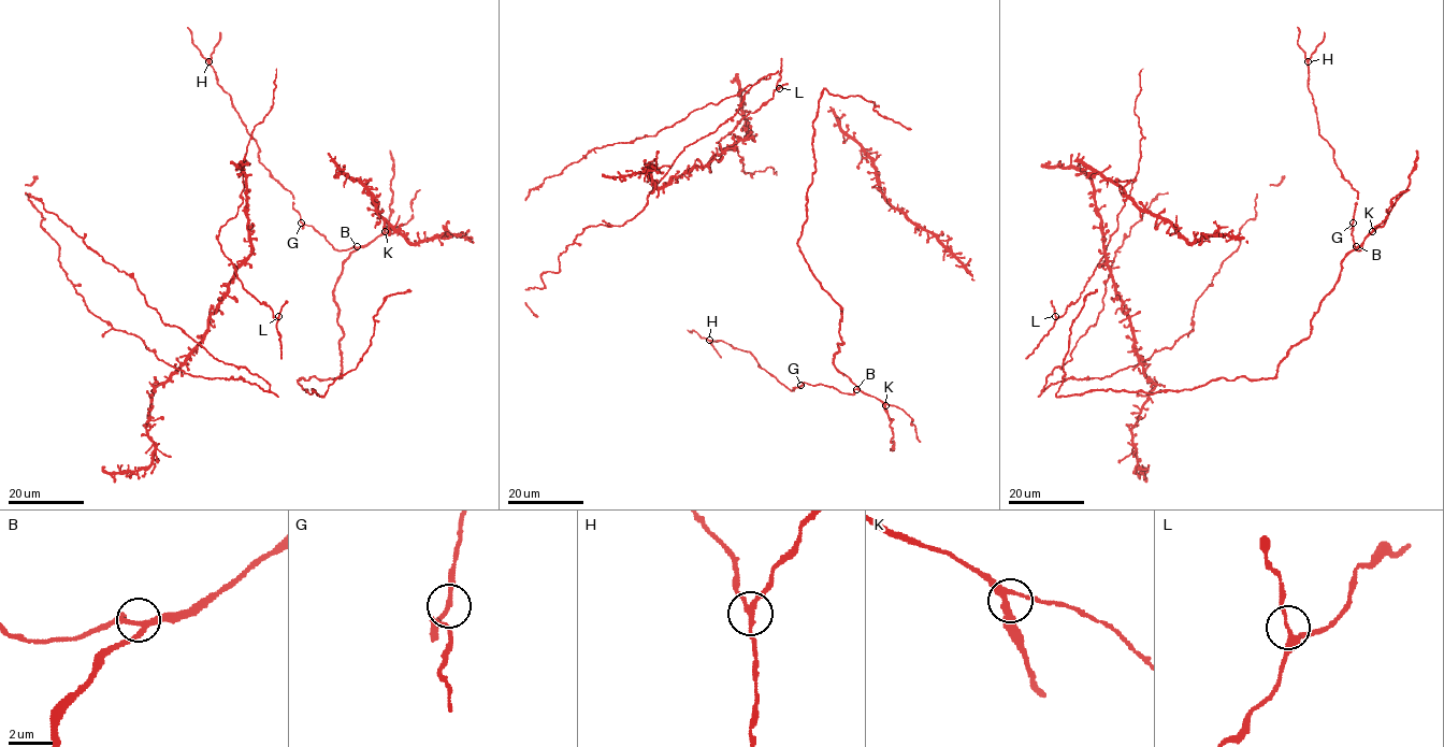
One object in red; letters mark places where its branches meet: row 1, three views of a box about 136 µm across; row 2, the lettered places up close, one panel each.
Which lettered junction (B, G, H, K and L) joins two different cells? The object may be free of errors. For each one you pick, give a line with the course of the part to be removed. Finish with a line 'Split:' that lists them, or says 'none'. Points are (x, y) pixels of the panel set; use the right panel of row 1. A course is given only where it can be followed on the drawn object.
H: Course of the part to remove: (1308, 61), (1324, 32)
Split: H

